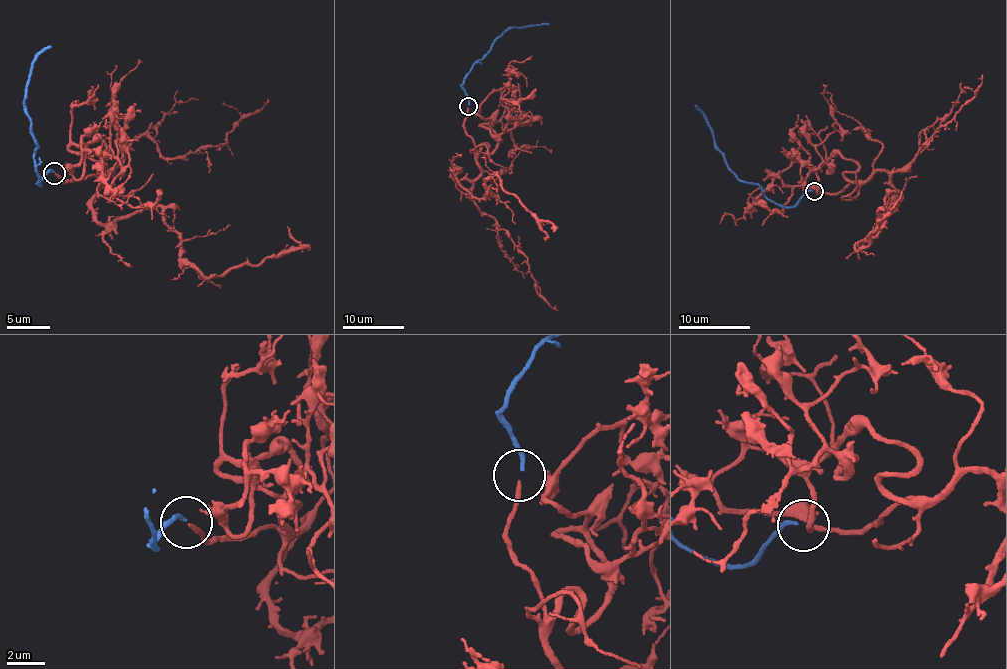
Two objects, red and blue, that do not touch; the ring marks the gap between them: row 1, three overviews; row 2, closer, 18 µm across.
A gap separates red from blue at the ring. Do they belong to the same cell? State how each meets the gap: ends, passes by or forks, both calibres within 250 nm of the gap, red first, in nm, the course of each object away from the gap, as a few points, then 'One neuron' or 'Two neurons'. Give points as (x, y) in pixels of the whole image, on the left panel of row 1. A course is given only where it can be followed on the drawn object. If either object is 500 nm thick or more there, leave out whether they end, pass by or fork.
At the ring red ends. At the ring blue ends. Thickness 200 nm (red) against 220 nm. Course of red: (56, 174), (110, 169), (92, 199), (97, 220), (161, 206), (183, 261), (207, 276), (297, 246), (287, 227). Course of blue: (53, 171), (48, 170), (41, 185), (37, 183), (35, 143), (24, 103), (32, 66), (50, 46). One neuron

